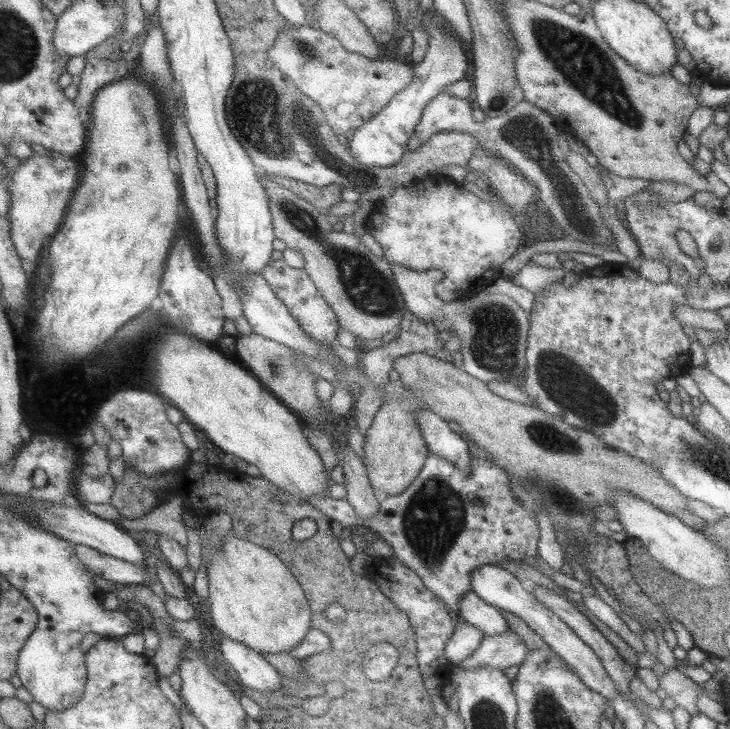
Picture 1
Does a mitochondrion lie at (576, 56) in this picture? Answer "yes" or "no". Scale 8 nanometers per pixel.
yes

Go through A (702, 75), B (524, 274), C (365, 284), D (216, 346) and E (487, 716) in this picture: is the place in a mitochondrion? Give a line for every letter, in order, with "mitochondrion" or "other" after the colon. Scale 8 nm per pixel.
A: other
B: other
C: mitochondrion
D: other
E: mitochondrion

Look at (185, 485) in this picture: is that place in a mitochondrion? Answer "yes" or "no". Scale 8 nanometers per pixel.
no

